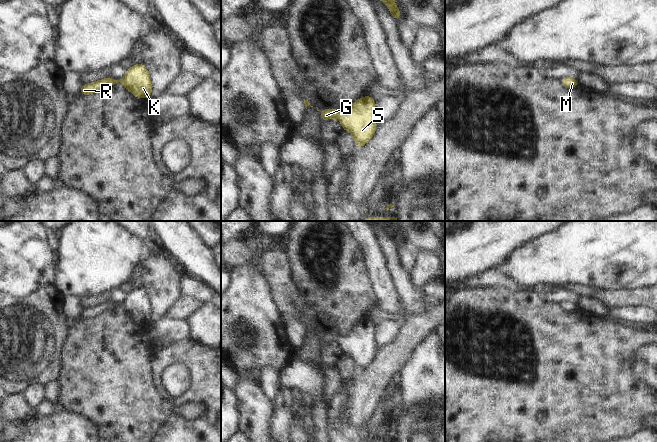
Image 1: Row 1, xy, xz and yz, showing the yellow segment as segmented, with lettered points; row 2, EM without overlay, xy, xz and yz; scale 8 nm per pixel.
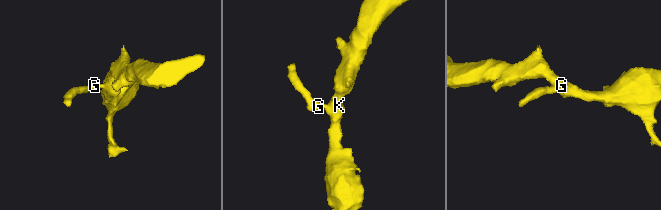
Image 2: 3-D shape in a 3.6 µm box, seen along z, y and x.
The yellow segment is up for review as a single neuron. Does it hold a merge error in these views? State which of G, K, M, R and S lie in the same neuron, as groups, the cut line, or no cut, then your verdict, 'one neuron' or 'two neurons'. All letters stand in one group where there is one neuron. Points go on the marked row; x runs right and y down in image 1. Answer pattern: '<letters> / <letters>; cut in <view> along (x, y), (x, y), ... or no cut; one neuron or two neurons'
G K M R S; no cut; one neuron

